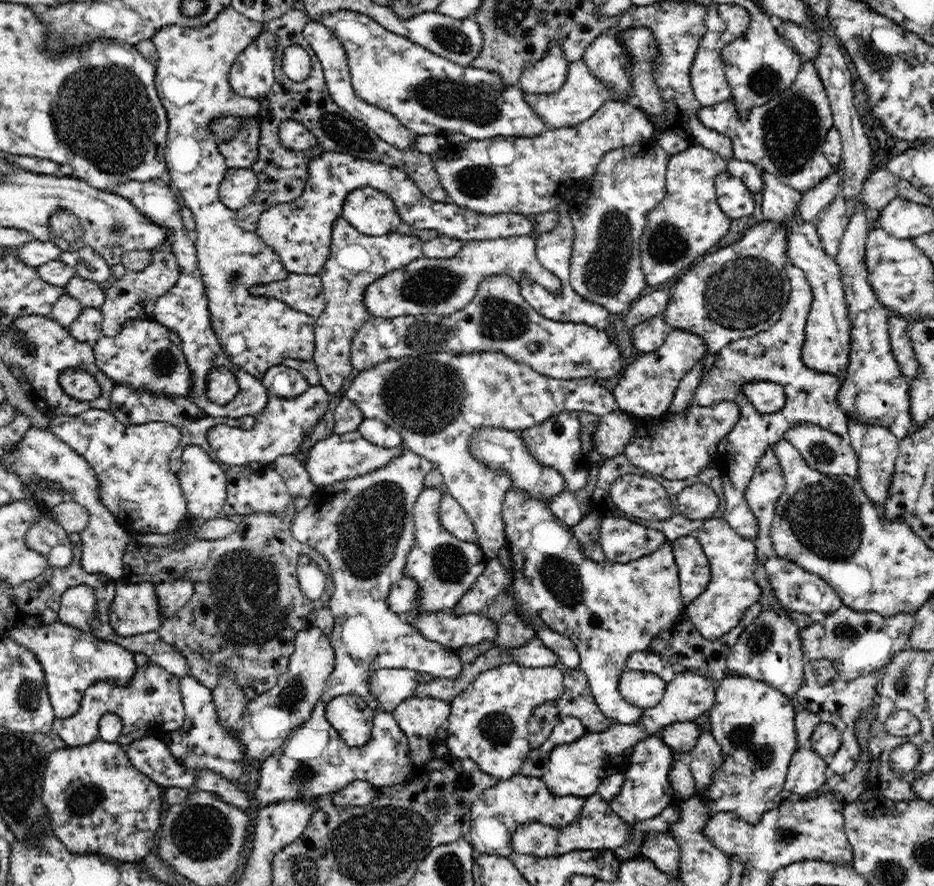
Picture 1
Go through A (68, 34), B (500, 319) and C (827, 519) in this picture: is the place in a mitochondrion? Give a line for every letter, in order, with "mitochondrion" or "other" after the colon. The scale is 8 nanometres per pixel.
A: mitochondrion
B: mitochondrion
C: mitochondrion

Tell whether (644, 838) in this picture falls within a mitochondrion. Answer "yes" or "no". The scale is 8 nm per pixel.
no

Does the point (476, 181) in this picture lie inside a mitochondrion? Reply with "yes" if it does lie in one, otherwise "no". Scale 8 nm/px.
yes

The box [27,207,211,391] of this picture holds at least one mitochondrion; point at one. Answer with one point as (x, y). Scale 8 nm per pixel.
(165, 360)

